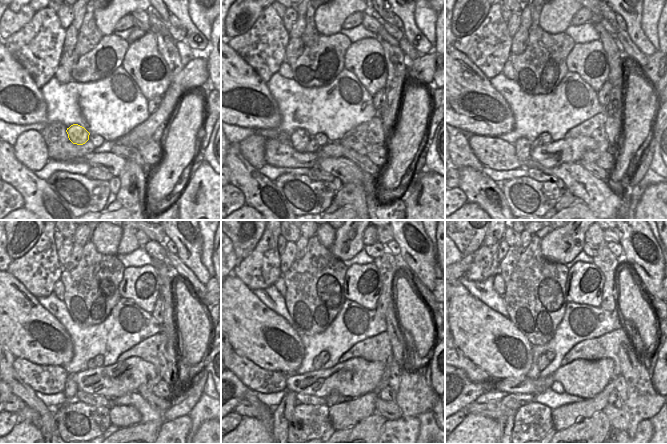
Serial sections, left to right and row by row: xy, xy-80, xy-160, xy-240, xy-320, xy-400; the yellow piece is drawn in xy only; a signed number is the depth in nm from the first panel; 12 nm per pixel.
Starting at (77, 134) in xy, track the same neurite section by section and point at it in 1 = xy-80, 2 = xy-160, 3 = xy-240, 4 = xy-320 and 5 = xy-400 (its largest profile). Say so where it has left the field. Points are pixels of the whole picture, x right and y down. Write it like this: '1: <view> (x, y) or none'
1: xy-80 (300, 139)
2: xy-160 (523, 146)
3: xy-240 (71, 388)
4: xy-320 (282, 416)
5: xy-400 (505, 423)

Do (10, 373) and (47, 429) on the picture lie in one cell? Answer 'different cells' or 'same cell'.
same cell

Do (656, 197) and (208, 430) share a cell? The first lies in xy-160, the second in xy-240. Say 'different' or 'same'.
same

